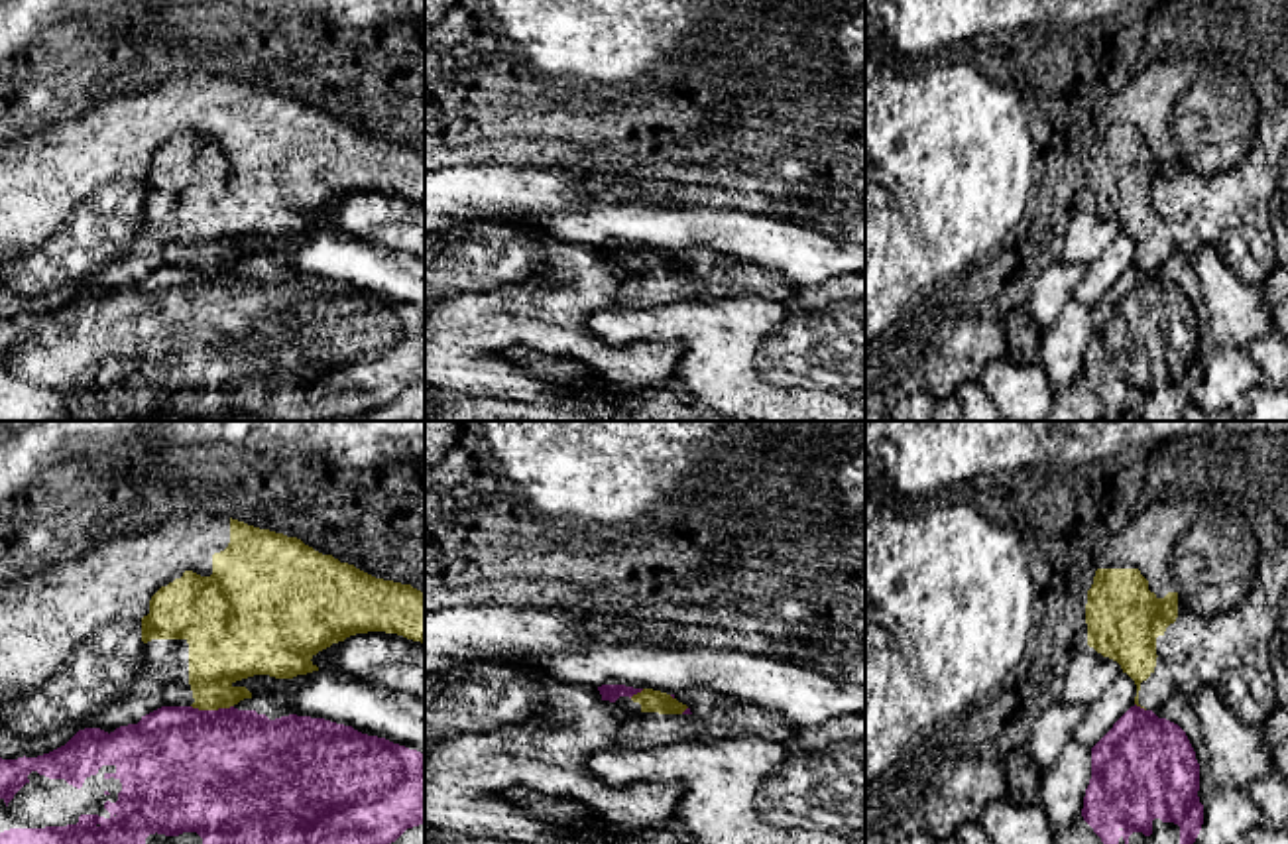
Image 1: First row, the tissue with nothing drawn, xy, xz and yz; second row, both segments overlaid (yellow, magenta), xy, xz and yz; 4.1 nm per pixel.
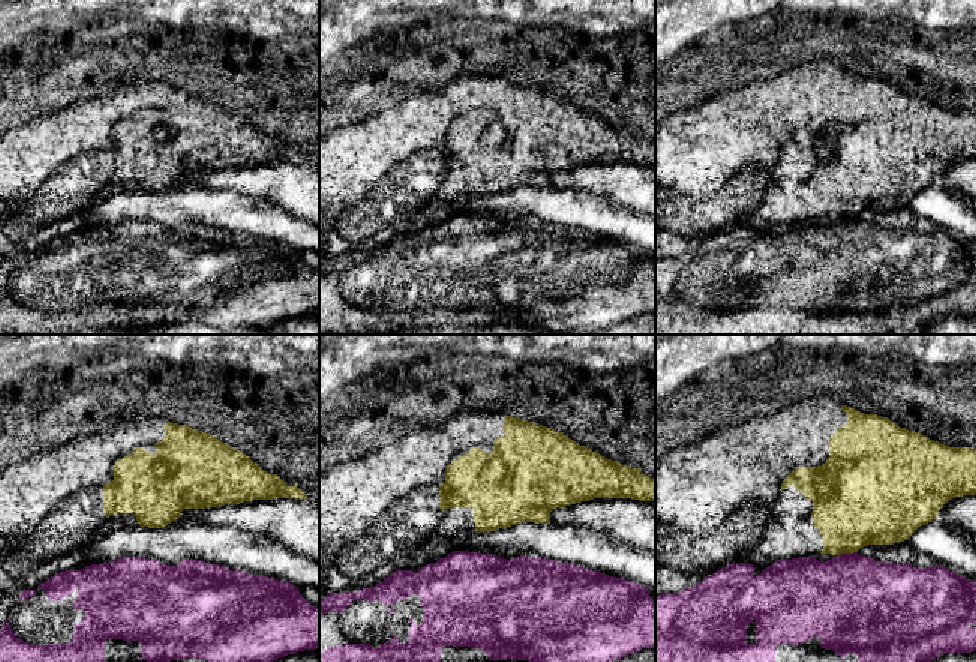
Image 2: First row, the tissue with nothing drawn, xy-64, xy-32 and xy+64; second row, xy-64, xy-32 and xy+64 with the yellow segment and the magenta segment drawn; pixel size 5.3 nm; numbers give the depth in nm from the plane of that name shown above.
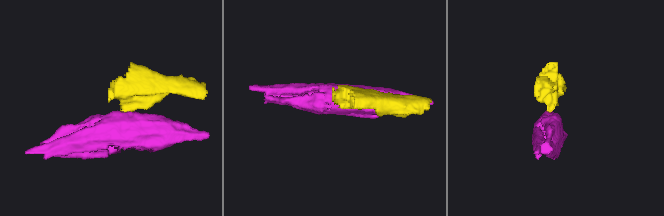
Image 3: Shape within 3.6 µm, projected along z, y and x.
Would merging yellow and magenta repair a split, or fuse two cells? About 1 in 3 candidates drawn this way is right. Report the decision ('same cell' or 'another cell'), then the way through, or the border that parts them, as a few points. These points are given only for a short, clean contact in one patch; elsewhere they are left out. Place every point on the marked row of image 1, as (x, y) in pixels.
another cell | along xy (191, 705), (199, 709), (233, 707)

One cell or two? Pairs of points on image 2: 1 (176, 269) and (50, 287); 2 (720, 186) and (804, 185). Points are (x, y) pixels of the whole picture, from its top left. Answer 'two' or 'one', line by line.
1: one
2: two

